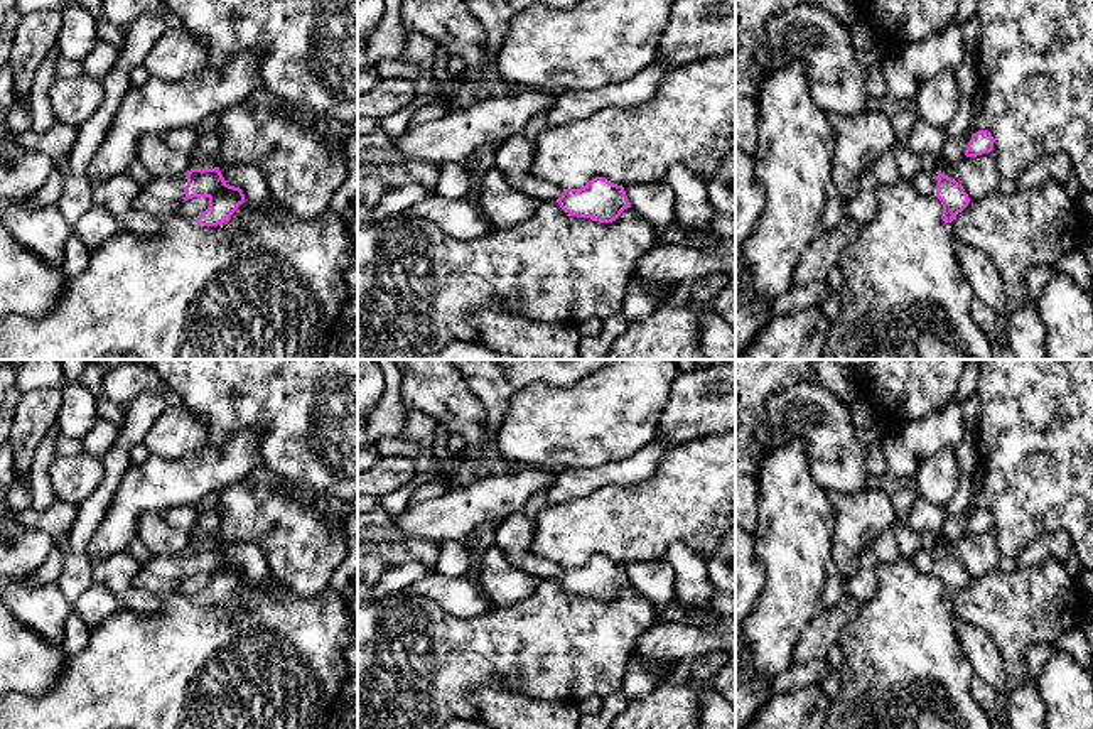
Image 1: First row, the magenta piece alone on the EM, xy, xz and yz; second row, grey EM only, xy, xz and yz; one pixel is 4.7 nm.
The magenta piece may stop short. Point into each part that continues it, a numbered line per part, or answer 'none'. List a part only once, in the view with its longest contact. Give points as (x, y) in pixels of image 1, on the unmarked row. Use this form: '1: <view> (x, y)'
1: yz (925, 561)

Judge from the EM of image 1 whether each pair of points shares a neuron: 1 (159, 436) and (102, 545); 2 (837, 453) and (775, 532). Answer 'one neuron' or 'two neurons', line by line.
1: two neurons
2: two neurons

